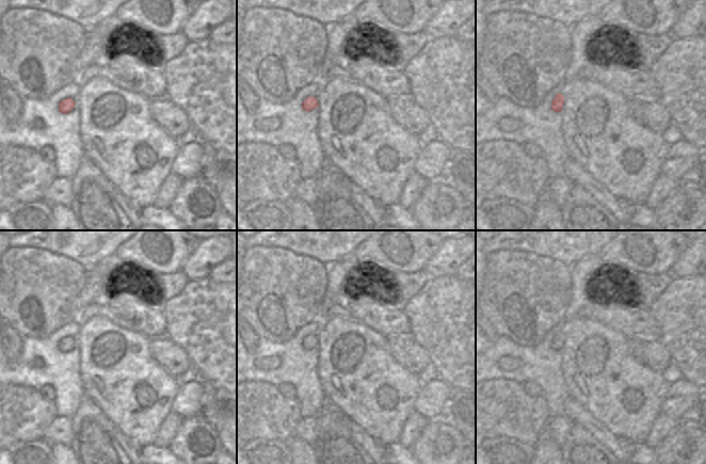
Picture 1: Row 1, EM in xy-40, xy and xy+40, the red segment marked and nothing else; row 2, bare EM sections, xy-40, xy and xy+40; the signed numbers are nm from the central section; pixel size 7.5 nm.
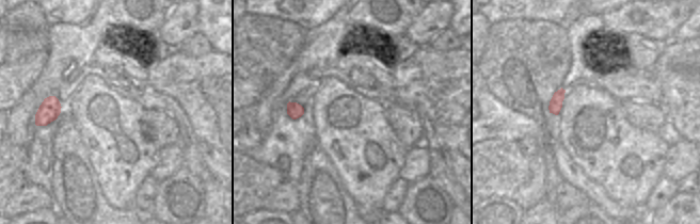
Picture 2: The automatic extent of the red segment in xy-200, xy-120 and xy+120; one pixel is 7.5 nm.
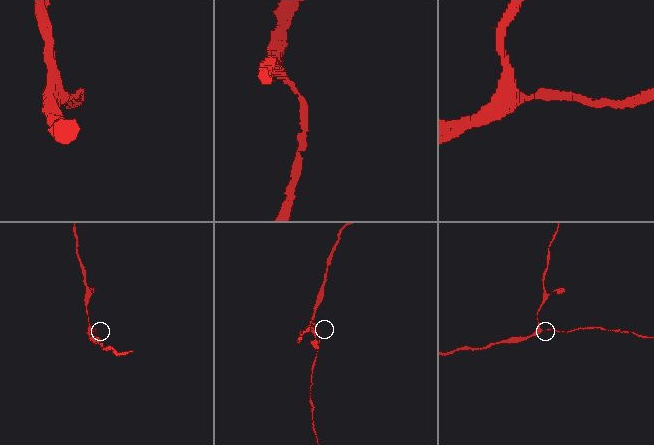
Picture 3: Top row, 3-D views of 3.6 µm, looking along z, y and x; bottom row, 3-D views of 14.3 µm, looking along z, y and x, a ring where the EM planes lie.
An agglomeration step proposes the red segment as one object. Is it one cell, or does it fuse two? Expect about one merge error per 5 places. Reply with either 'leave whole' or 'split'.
leave whole

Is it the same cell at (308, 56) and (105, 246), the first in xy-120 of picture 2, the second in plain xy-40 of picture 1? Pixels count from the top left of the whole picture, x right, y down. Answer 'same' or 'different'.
different

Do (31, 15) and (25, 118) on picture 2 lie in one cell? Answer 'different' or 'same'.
different

